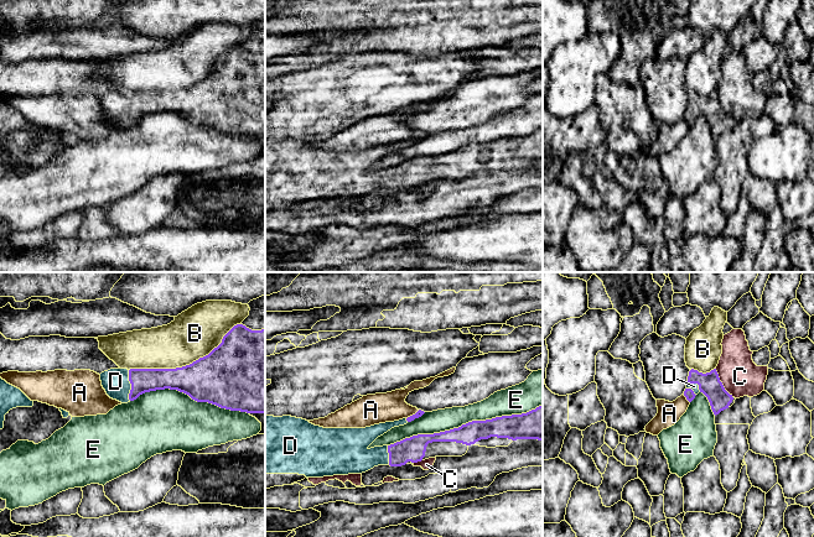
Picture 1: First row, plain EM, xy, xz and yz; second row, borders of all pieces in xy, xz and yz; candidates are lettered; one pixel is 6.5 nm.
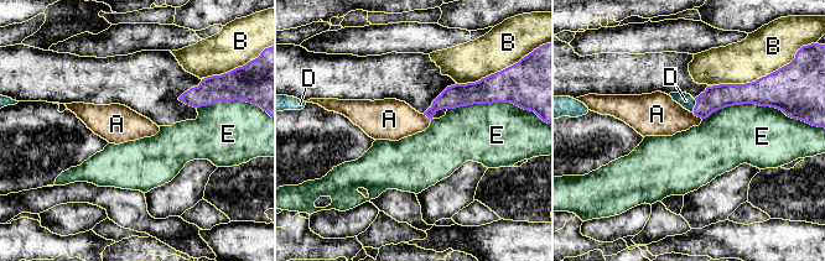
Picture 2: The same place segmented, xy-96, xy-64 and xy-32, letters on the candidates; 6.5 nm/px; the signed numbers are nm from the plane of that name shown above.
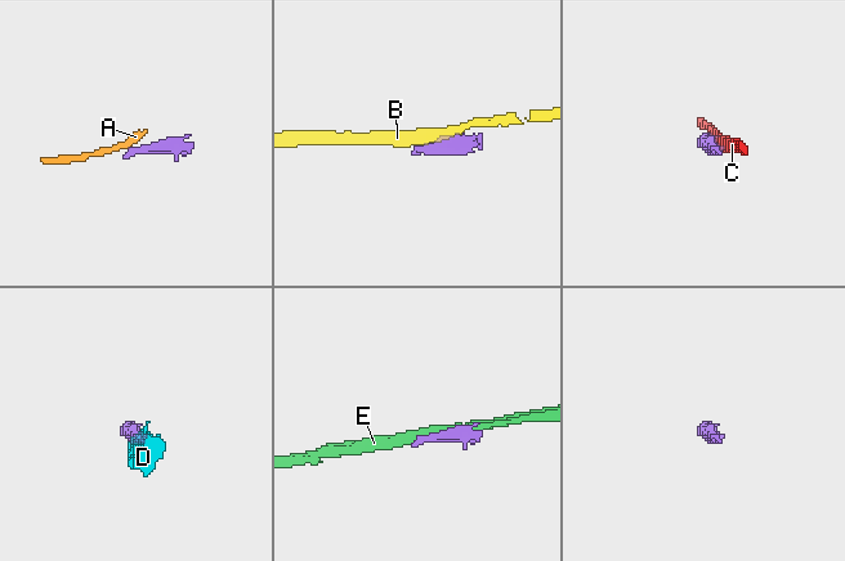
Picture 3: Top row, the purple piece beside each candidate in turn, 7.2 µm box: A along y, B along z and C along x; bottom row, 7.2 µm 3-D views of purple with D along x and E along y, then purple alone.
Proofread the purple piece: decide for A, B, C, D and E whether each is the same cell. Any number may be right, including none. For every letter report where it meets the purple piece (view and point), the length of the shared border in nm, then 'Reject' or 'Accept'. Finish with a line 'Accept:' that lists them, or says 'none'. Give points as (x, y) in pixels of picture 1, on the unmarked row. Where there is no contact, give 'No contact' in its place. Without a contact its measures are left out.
A: Touches purple at xz (413, 137). Shared border 110 nm. Reject
B: Touches purple at xy (186, 88). Shared border 800 nm. Reject
C: Touches purple at yz (721, 107). Shared border 220 nm. Reject
D: Touches purple at xy (131, 108). Shared border 200 nm. Accept
E: Touches purple at xz (466, 146). Shared border 1050 nm. Reject
Accept: D

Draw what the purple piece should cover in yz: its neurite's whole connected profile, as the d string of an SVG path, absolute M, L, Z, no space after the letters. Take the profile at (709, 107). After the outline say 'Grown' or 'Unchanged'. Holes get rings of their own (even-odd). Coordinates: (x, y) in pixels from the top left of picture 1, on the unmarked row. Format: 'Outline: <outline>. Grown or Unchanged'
Outline: M694 92L689 94L684 119L691 125L699 115L702 115L707 120L715 139L729 131L733 122L732 118L725 113L720 104L716 92L706 97Z. Grown

